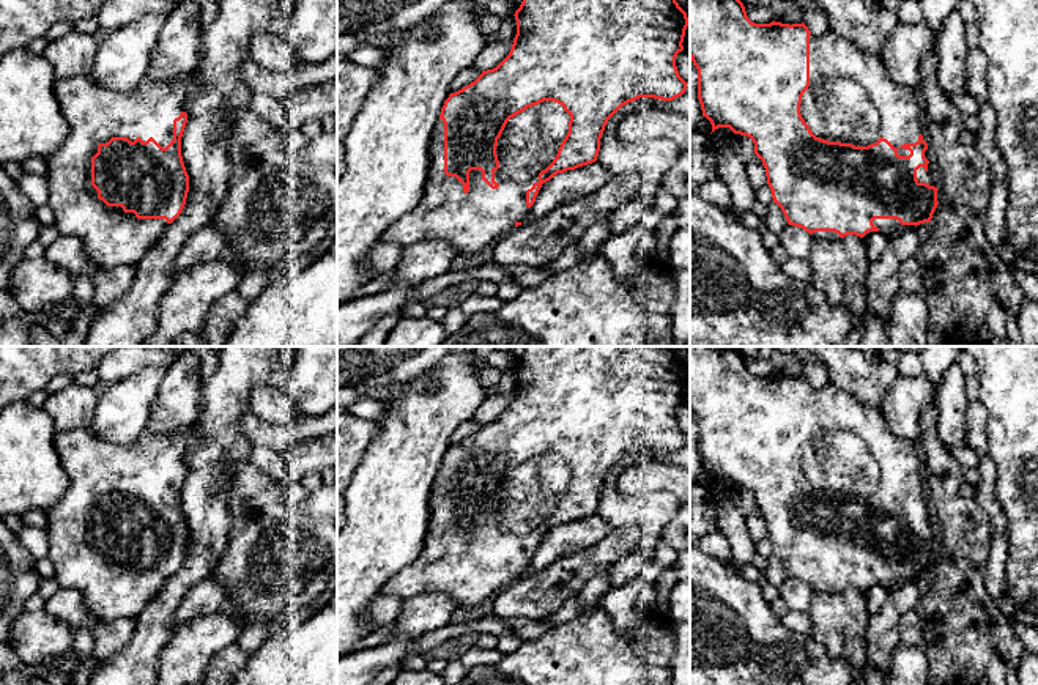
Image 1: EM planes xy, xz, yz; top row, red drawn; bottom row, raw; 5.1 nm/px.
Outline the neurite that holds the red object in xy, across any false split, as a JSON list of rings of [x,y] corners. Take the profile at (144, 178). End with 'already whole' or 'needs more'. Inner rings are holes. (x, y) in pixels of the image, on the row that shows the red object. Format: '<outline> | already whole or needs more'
[[[197,71],[172,80],[143,79],[131,91],[112,91],[88,74],[55,80],[55,98],[69,124],[69,134],[47,161],[46,205],[54,213],[52,225],[60,236],[77,238],[85,255],[101,269],[135,265],[183,211],[189,192],[189,175],[181,156],[181,137],[187,123],[184,102],[200,87]]] | needs more

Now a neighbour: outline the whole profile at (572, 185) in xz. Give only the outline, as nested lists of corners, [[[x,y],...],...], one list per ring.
[[[599,161],[558,173],[542,184],[531,206],[531,214],[537,219],[565,203],[591,195],[610,183],[613,176],[614,173]]]

